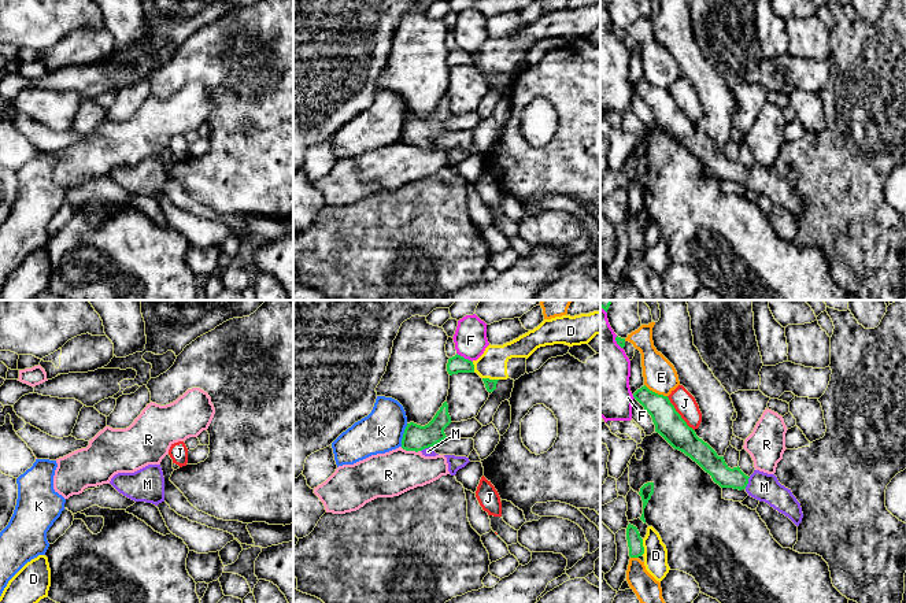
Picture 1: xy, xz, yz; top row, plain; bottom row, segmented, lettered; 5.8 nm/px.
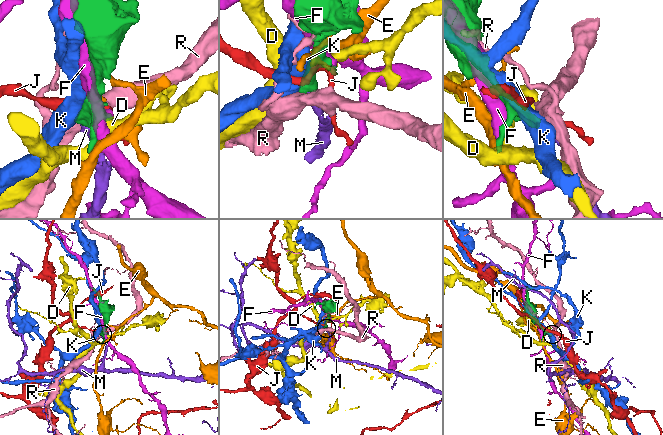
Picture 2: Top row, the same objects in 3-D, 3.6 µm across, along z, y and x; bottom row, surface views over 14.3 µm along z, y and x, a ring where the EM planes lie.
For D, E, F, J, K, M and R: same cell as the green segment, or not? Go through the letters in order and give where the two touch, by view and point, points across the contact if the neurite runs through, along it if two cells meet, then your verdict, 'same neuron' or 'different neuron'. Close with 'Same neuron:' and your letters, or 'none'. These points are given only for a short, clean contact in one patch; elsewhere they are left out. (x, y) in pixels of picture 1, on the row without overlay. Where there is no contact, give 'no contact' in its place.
D: xz (491, 73) | different neuron
E: yz (654, 85) | different neuron
F: xz (463, 51) | different neuron
J: yz (679, 107) | different neuron
K: xz (403, 128) | different neuron
M: yz (747, 176) | across yz (710, 155), (725, 170), (747, 176), (764, 180) | same neuron
R: xz (410, 143) | different neuron
Same neuron: M

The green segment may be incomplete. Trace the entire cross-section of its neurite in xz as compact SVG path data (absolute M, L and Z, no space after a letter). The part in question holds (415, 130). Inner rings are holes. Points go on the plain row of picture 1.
M444 95L428 118L421 119L414 115L407 116L402 132L402 141L406 144L421 144L425 149L439 148L432 143L432 140L448 132L444 122L450 116L451 110L448 107L448 97Z

